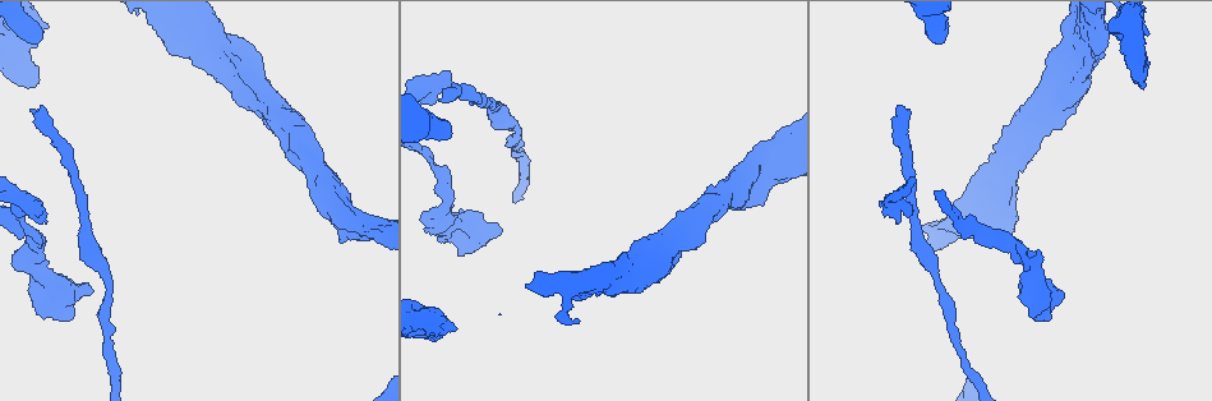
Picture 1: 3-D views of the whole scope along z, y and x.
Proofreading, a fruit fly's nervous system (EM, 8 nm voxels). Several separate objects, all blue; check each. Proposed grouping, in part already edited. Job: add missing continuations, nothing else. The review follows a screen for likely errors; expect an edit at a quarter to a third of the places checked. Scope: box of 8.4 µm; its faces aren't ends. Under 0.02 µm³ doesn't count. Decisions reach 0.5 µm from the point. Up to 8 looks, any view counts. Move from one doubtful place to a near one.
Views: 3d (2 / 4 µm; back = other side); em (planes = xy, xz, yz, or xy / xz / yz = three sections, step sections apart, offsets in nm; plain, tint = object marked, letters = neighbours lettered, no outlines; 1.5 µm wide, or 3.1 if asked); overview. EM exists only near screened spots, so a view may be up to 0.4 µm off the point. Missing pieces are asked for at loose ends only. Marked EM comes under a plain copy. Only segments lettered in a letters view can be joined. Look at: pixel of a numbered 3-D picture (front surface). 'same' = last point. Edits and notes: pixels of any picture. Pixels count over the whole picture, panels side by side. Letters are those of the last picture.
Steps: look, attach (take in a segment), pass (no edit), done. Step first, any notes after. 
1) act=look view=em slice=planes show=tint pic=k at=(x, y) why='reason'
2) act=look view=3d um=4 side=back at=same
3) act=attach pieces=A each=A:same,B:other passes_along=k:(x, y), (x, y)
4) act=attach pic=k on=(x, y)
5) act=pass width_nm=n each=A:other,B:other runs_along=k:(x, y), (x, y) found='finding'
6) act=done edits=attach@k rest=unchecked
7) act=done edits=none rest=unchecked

act=look view=3d um=4 pic=1 at=(91, 291) why='an open end'

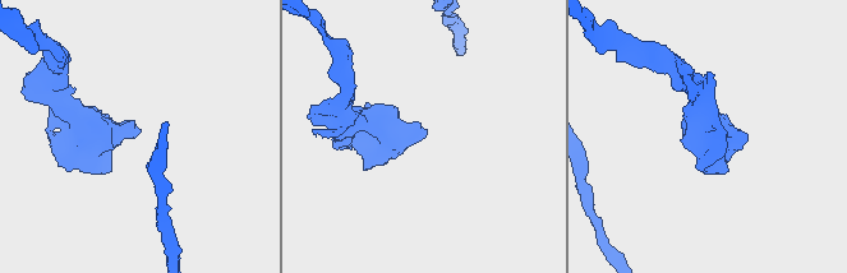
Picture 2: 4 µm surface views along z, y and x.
act=look view=em slice=planes show=letters pic=2 at=(135, 133) why='now the EM'

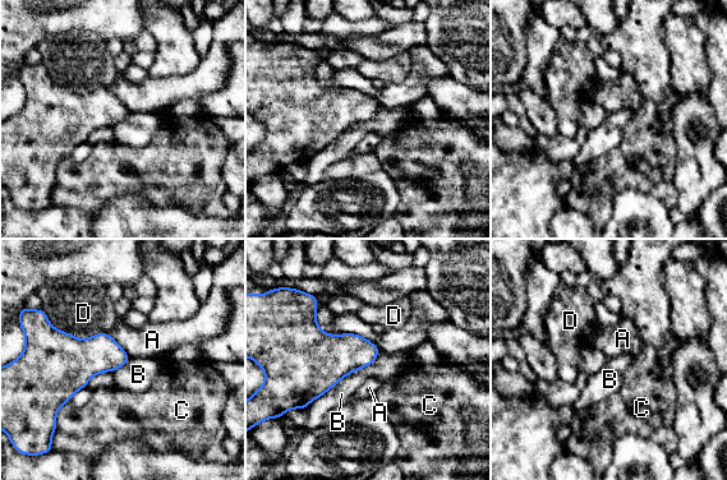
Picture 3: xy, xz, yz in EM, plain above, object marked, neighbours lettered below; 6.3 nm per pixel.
act=pass width_nm=220 each=A:other,B:other,C:other,D:other border=3:(380, 351), (304, 409) found='none of them fits'

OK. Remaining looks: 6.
act=look view=3d um=4 pic=1 at=(32, 86) why='free end'

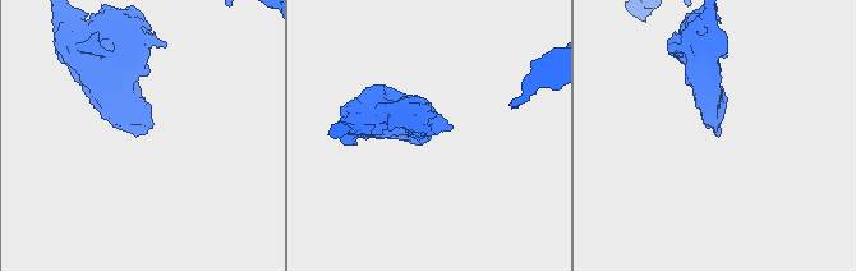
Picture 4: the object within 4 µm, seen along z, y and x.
act=look view=em slice=xz step=8 show=letters pic=4 at=(717, 135)

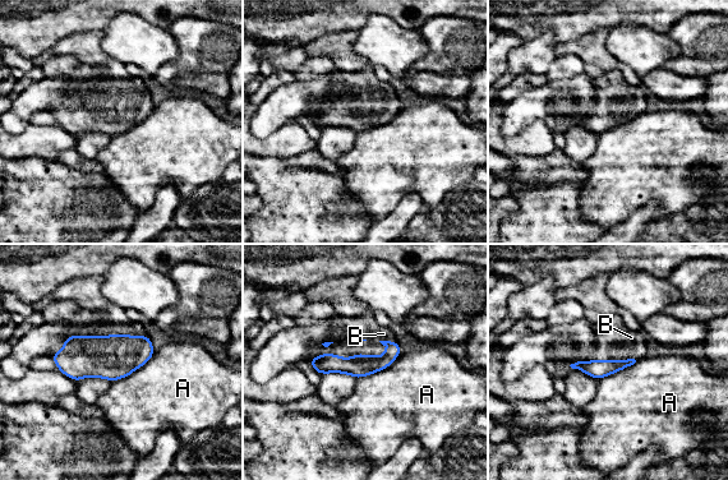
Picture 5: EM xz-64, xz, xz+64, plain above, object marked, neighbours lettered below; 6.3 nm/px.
act=attach pieces=B each=A:other,B:same found='it goes on there'

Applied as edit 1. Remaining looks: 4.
act=look view=overview

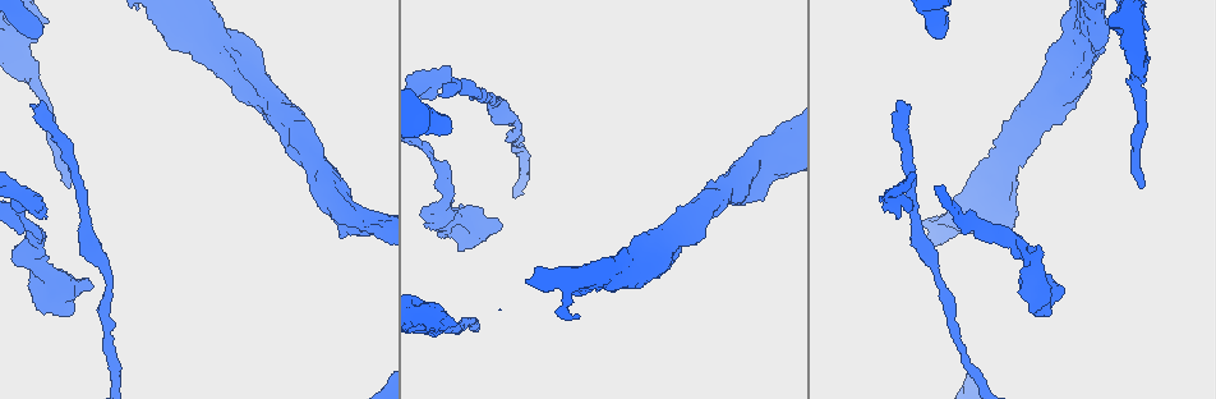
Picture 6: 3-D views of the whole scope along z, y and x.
act=look view=em slice=planes show=letters pic=6 at=(40, 29) why='stops while still wide'

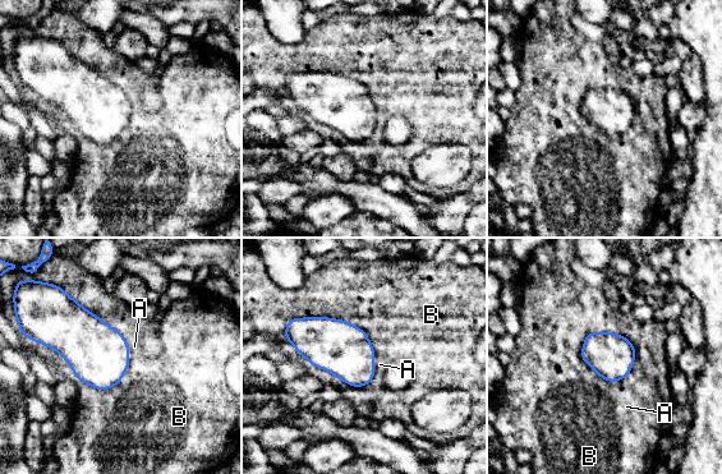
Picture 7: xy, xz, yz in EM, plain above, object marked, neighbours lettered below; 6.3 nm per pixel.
act=pass width_nm=280 each=A:other,B:other found='none of them fits'

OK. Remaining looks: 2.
act=done edits=attach@5 rest=unchecked

